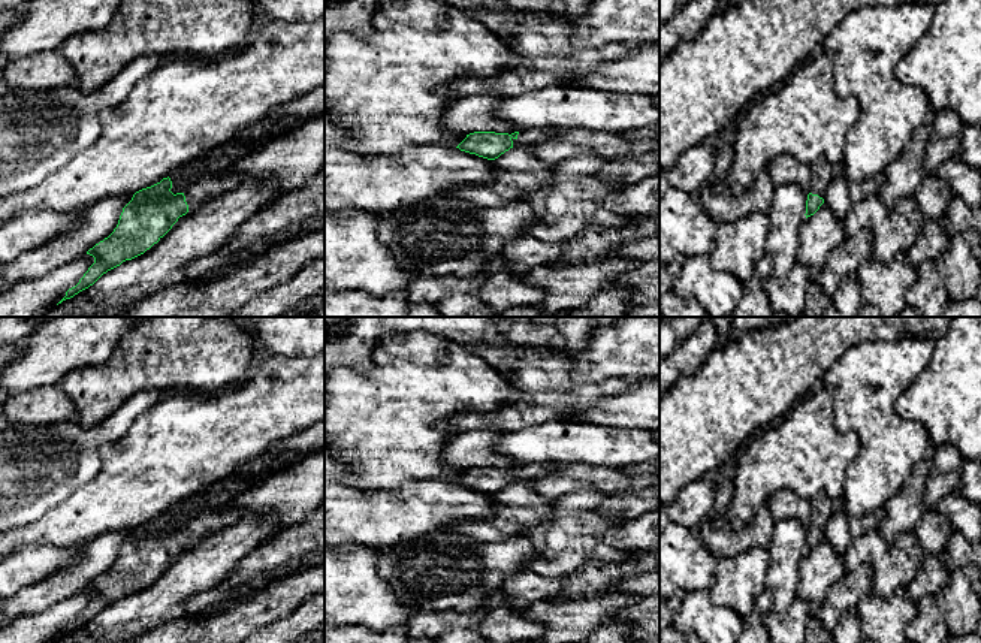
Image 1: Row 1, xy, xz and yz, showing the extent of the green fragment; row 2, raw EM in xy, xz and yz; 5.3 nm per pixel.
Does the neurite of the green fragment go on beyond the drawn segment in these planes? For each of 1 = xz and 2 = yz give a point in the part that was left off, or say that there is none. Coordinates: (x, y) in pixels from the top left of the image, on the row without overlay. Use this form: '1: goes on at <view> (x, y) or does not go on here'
1: goes on at xz (527, 473)
2: goes on at yz (821, 506)

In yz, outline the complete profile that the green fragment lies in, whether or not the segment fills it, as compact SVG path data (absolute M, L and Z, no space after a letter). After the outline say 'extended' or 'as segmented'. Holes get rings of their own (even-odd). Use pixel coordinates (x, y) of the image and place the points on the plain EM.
M818 493L811 501L812 523L806 535L806 549L805 549L806 553L814 550L819 544L819 541L824 538L822 532L834 508L836 508L836 504L825 493Z; extended

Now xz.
M526 464L520 467L495 468L474 467L456 482L461 486L476 489L479 492L495 495L510 483L529 483L537 477L547 476L556 468L556 464Z; extended

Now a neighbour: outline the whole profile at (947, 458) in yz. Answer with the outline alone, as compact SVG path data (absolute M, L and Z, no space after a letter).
M941 446L930 453L932 471L926 483L927 508L936 508L941 499L960 490L962 455L954 446Z

